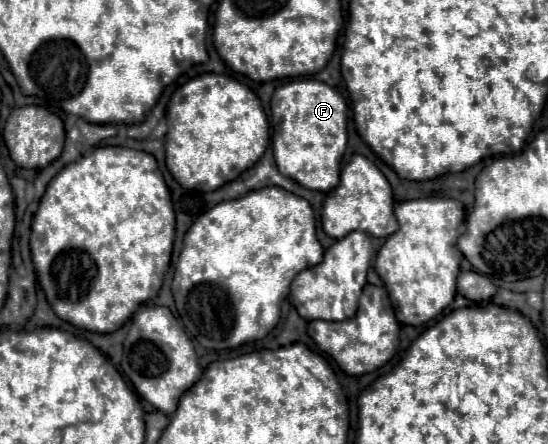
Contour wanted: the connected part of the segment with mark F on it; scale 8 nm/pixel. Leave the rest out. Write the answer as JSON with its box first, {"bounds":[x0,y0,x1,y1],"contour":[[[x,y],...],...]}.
{"bounds":[270,79,348,193],"contour":[[[296,79],[278,87],[270,101],[272,151],[278,171],[306,189],[324,193],[334,189],[346,149],[346,111],[348,105],[338,89],[322,81]]]}

